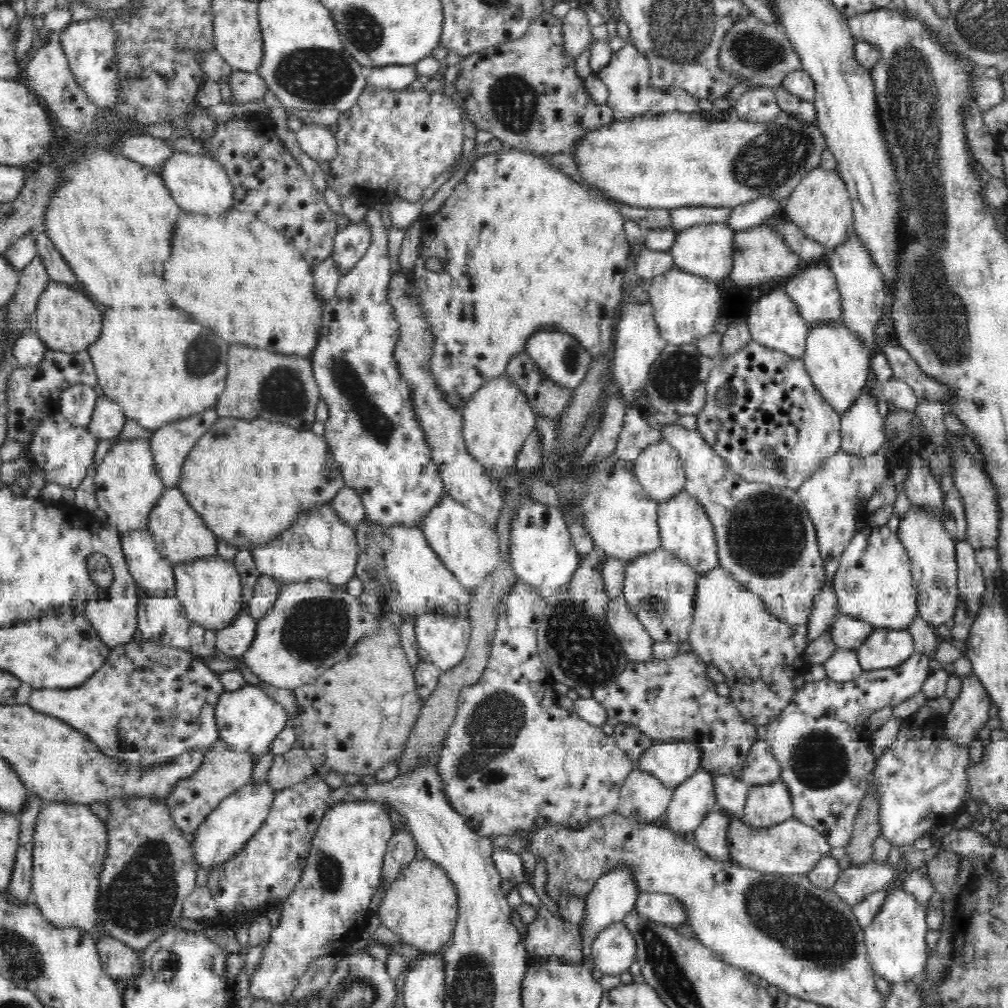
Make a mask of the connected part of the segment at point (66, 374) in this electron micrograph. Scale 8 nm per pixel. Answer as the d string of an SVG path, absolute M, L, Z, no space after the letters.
M48 349L44 354L43 362L36 366L16 368L12 372L8 384L8 438L19 440L26 447L30 442L31 434L44 418L50 418L60 410L59 398L62 392L74 384L86 384L90 387L97 386L97 375L92 359L86 351L83 353L66 354Z

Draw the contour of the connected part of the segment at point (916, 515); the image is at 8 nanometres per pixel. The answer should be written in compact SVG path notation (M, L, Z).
M910 508L908 516L904 516L896 533L910 554L912 582L919 594L917 598L919 617L937 628L953 618L959 603L955 539L946 527L942 526L940 520L936 520L932 514L924 510L914 508Z

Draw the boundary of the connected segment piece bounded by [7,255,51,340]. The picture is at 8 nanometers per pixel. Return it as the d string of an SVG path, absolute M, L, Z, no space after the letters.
M39 255L34 257L32 262L20 271L19 274L20 280L18 280L18 288L14 296L12 296L13 301L7 306L7 318L11 323L11 338L16 338L16 340L33 330L34 314L39 296L51 281L48 278L43 260Z

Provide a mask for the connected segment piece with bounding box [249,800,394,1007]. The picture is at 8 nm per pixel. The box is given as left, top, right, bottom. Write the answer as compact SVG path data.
M352 800L327 809L312 838L312 848L300 882L283 902L282 916L269 936L256 972L249 978L250 996L254 999L271 1000L276 1007L289 1002L294 988L300 984L300 979L306 974L311 962L320 956L342 955L354 941L365 935L366 926L372 916L370 904L374 894L378 892L378 886L383 882L383 861L393 834L390 815L380 803Z

